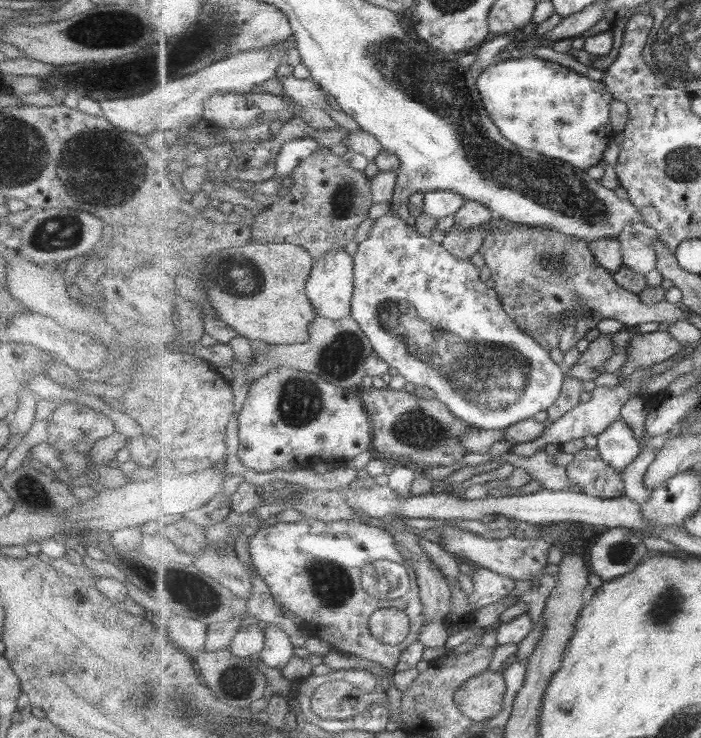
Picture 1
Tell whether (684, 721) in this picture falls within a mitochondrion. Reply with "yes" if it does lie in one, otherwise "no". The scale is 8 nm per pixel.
yes

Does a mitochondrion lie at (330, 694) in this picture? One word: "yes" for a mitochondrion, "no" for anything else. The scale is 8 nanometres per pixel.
no

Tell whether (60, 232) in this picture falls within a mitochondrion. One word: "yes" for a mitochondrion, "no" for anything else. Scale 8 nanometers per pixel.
yes

